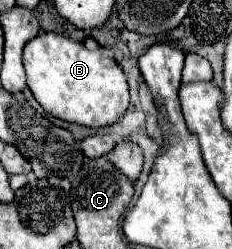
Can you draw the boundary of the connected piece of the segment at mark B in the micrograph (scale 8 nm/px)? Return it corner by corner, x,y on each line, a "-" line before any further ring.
42,30
24,46
24,68
28,88
38,104
60,120
102,128
118,122
128,108
126,76
104,50
88,50
82,42

